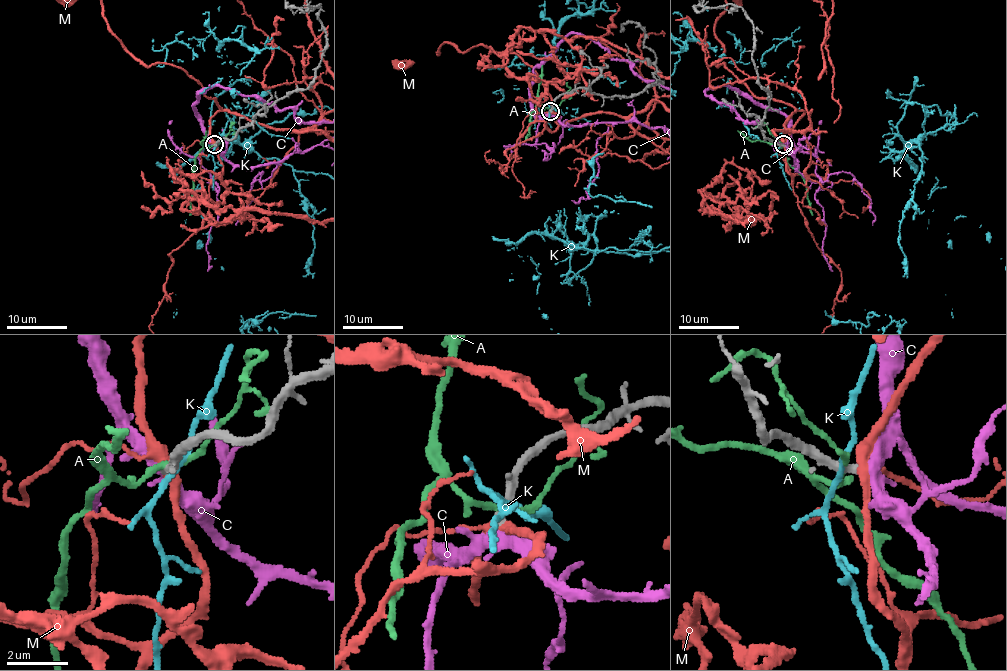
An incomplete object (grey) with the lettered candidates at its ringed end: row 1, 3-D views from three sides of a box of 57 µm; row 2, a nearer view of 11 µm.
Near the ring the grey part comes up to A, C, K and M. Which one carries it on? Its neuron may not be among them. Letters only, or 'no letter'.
C

